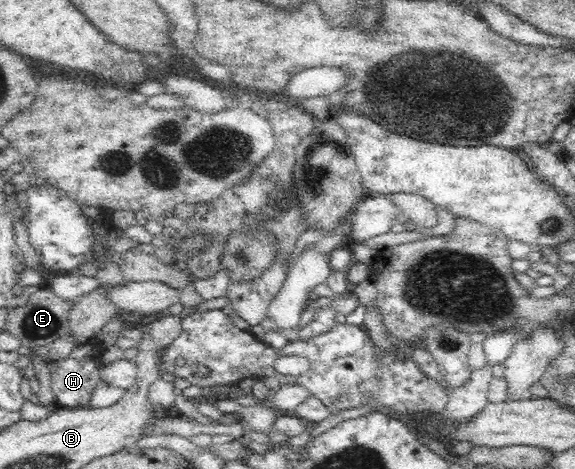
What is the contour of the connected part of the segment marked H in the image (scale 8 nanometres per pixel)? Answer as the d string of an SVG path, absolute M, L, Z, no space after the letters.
M92 340L88 344L77 344L68 358L49 364L51 387L58 407L88 407L101 380L99 358L104 352L105 348Z

